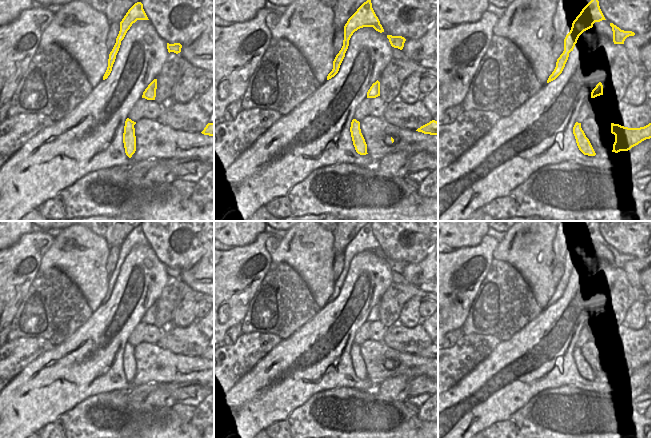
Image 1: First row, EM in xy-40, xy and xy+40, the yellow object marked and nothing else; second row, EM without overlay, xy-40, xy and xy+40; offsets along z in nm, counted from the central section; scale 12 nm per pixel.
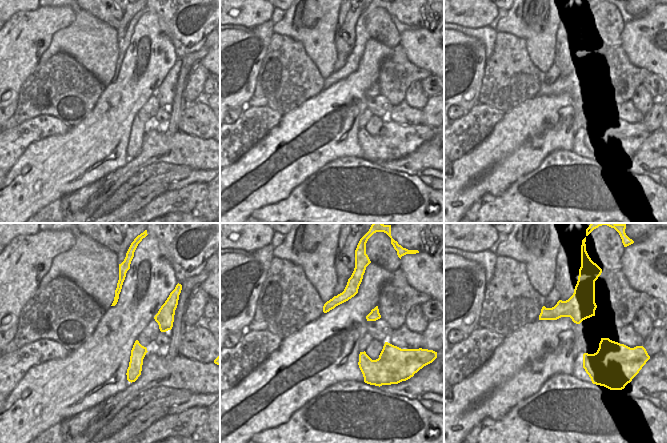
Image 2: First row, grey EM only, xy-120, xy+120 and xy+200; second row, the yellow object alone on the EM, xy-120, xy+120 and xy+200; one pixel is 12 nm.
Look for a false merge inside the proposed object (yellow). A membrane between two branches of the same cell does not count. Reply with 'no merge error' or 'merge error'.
merge error

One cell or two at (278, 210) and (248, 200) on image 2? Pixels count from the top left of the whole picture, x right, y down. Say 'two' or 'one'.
two

